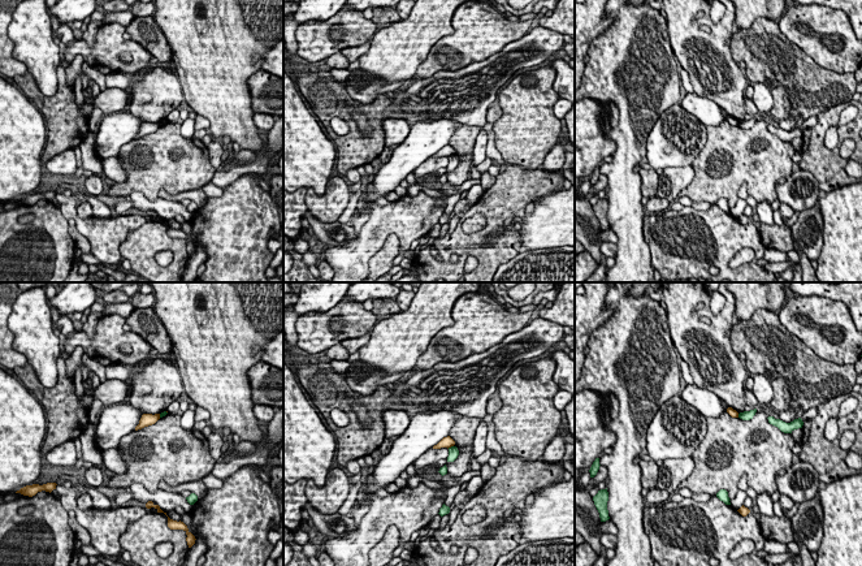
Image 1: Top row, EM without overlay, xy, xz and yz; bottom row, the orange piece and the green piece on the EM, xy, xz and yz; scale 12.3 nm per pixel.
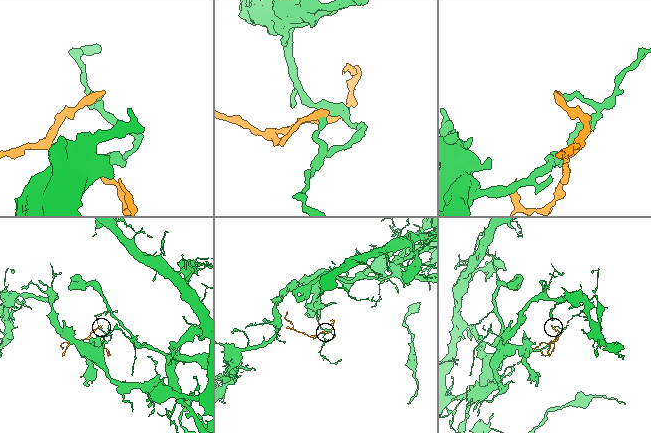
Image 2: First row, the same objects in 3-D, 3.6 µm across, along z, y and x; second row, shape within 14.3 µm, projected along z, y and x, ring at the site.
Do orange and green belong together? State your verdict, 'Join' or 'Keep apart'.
Keep apart

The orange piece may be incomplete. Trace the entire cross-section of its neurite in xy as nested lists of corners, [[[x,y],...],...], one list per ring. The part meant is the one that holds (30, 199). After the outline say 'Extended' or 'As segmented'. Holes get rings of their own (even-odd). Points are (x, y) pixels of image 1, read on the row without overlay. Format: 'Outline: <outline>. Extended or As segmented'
Outline: [[[47,191],[47,193],[43,193],[43,194],[33,193],[33,194],[26,194],[26,195],[21,196],[16,202],[21,202],[23,204],[33,206],[38,200],[42,200],[42,199],[46,199],[46,200],[51,202],[53,198],[56,198],[56,194],[57,194],[56,191]]]. As segmented

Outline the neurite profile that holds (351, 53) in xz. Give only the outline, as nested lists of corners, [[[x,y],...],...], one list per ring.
[[[367,42],[361,46],[358,46],[358,47],[347,47],[347,48],[343,48],[341,51],[341,53],[350,61],[350,62],[354,62],[355,60],[358,60],[360,56],[363,56],[364,53],[368,52],[371,47],[371,42]]]

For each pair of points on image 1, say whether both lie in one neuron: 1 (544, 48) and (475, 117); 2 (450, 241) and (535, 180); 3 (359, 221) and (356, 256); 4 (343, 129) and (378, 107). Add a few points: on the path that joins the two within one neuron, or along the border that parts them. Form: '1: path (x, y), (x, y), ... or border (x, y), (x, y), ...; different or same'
1: path (519, 53), (501, 60), (475, 89), (475, 93); same
2: path (472, 241), (477, 241), (512, 202); same
3: path (362, 230), (362, 247); same
4: border (330, 119), (336, 133), (350, 132); different

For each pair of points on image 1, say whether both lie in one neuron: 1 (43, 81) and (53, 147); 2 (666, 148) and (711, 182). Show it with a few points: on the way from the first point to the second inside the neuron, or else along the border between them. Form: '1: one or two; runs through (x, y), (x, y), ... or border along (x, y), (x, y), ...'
1: two; border along (27, 72), (46, 95), (56, 93)
2: two; border along (707, 138), (691, 165)

